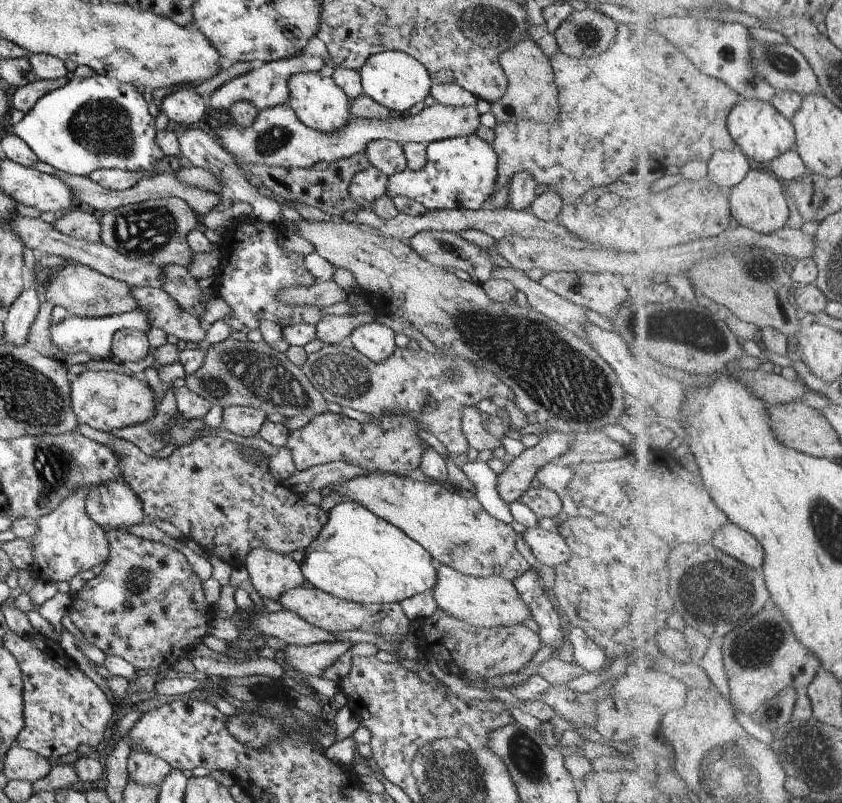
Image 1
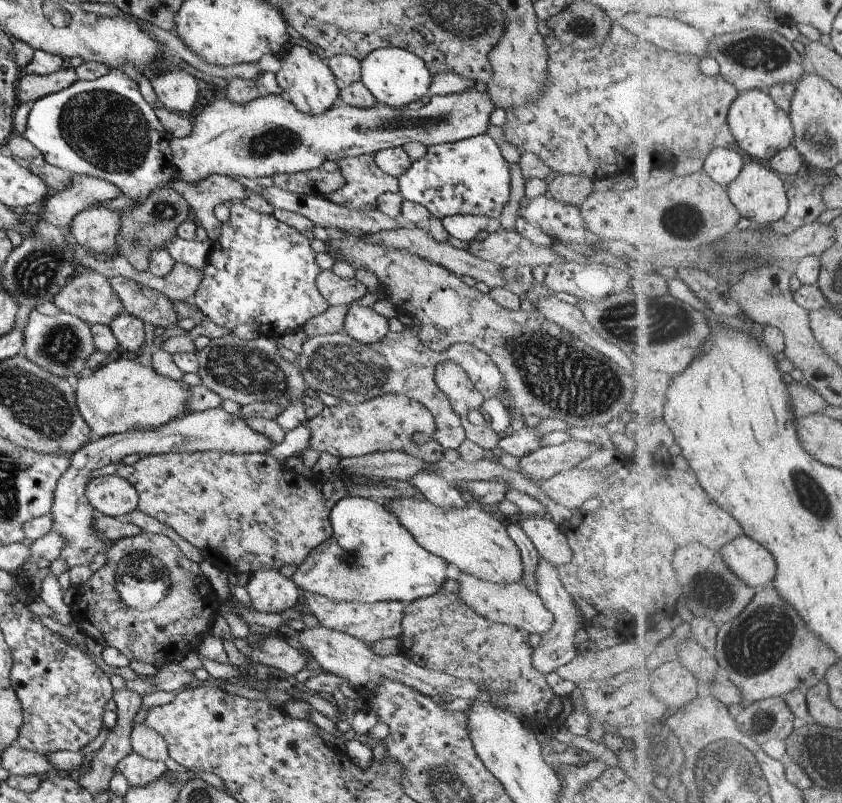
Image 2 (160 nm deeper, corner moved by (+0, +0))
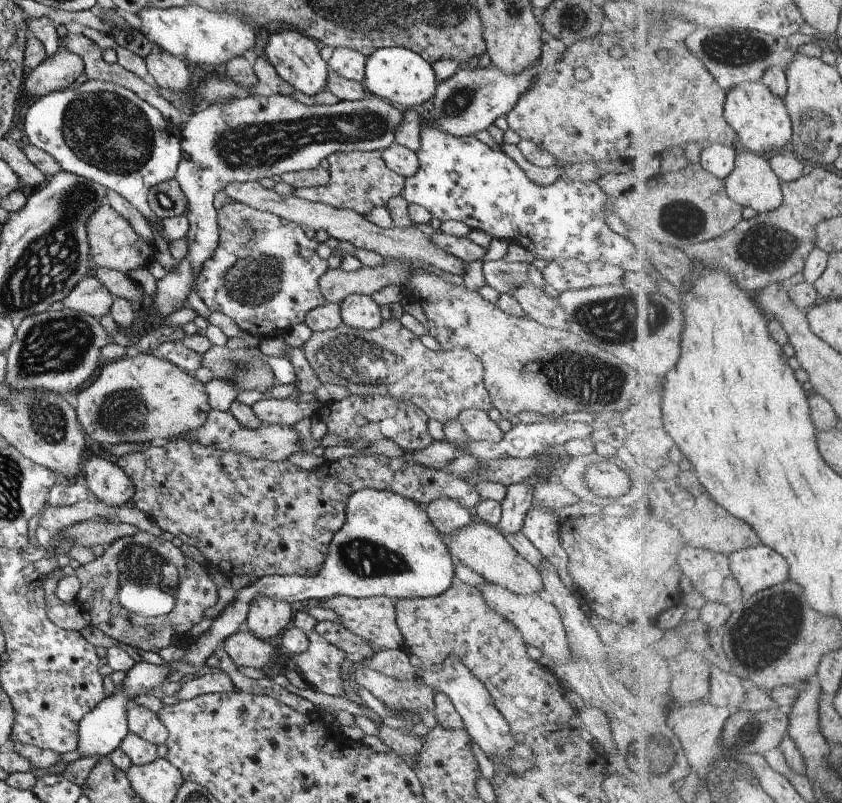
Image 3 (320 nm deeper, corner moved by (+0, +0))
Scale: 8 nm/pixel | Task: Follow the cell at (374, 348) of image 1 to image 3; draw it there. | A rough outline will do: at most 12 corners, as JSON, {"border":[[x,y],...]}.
{"border":[[350,294],[339,304],[343,324],[371,330],[381,322],[370,295]]}

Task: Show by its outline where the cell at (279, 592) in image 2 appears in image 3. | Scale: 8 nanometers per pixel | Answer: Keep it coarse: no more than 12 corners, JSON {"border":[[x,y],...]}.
{"border":[[258,597],[242,629],[273,642],[291,620],[289,603]]}

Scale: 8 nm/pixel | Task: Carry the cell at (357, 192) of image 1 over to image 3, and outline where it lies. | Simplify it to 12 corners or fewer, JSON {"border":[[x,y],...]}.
{"border":[[382,151],[326,156],[323,186],[292,189],[300,199],[361,216],[385,207],[404,177]]}

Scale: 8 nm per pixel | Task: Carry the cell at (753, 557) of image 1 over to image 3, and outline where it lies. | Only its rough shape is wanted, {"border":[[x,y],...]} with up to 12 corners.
{"border":[[765,543],[731,553],[734,578],[751,597],[790,578]]}

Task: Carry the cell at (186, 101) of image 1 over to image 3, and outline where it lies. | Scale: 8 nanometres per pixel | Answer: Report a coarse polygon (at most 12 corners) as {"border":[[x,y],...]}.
{"border":[[161,50],[144,59],[148,80],[164,95],[187,91],[185,62]]}

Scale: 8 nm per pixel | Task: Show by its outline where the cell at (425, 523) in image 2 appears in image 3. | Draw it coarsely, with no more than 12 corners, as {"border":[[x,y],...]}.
{"border":[[496,526],[442,539],[450,558],[518,595],[544,588]]}

